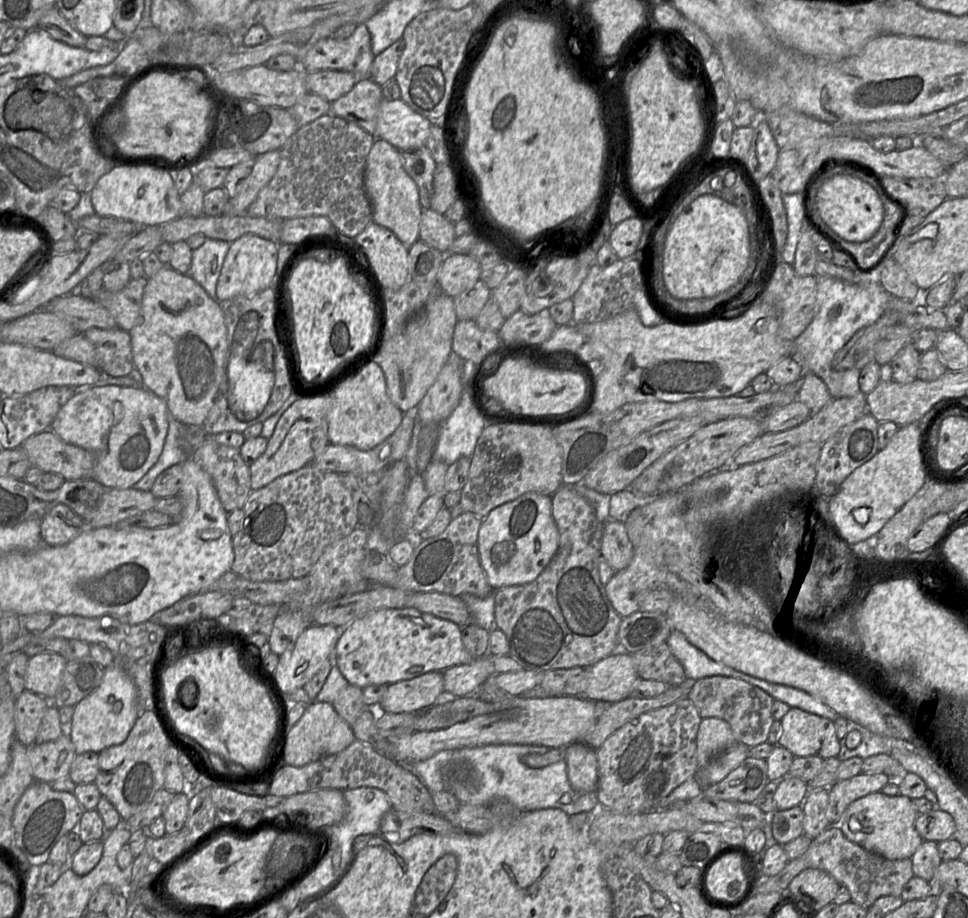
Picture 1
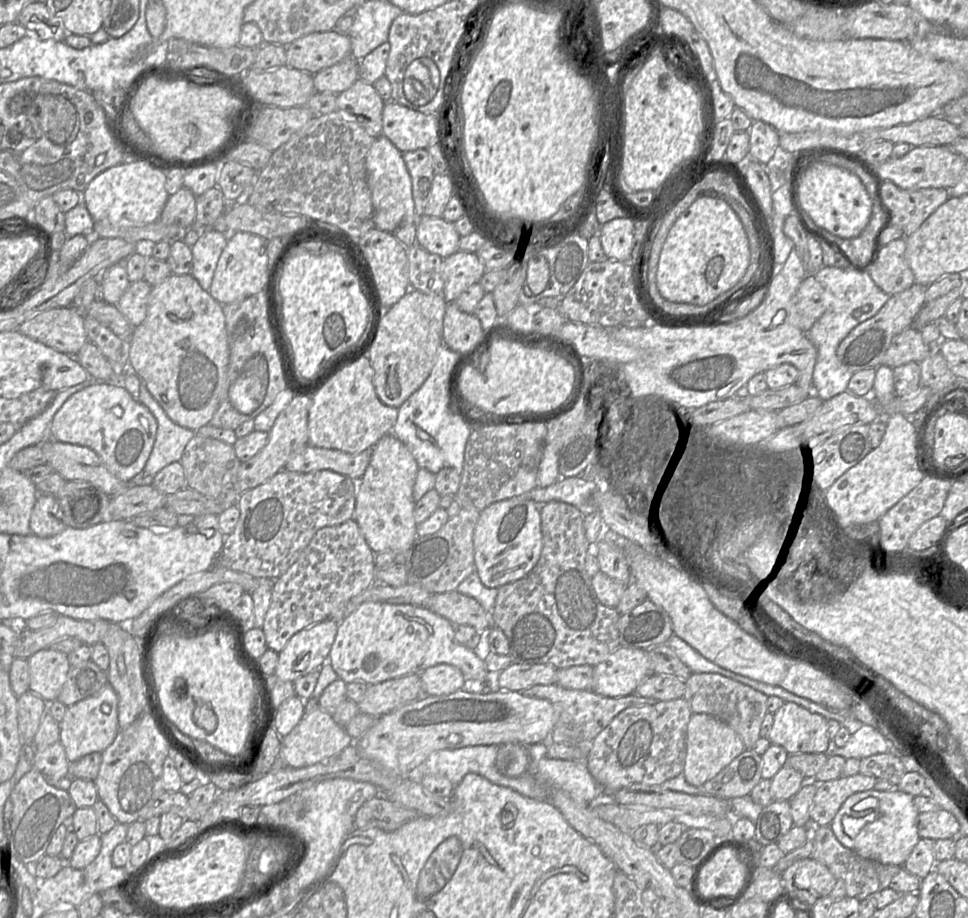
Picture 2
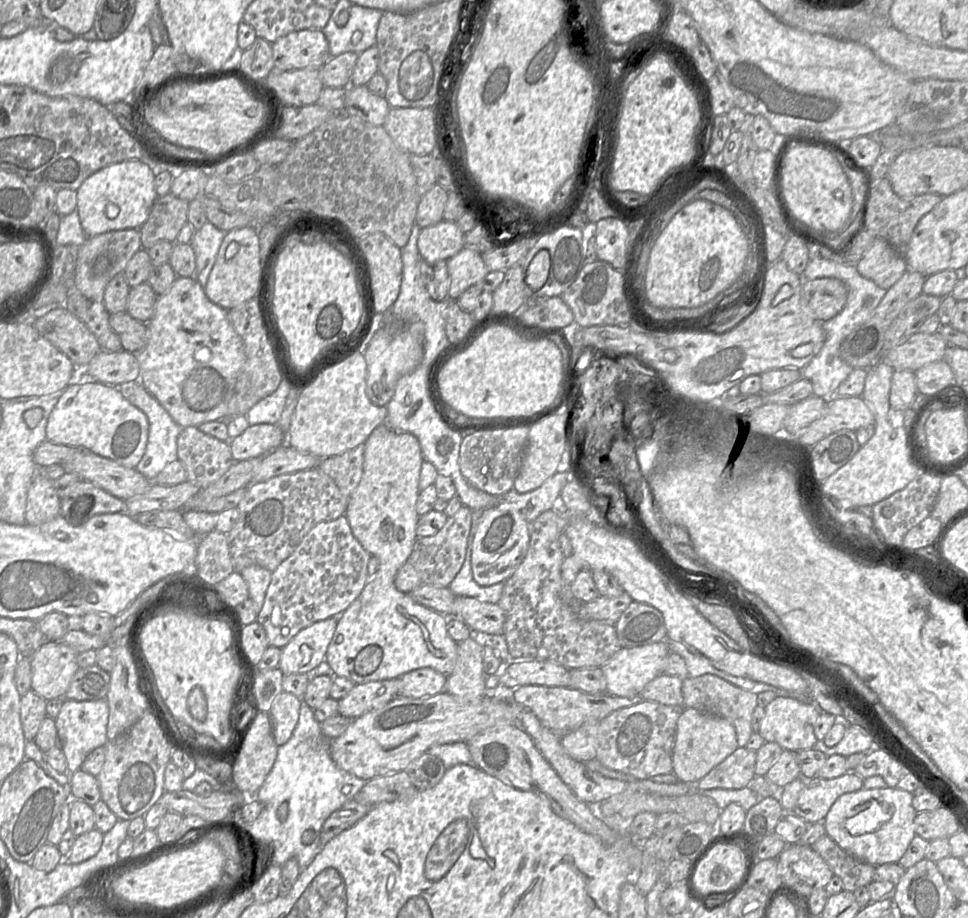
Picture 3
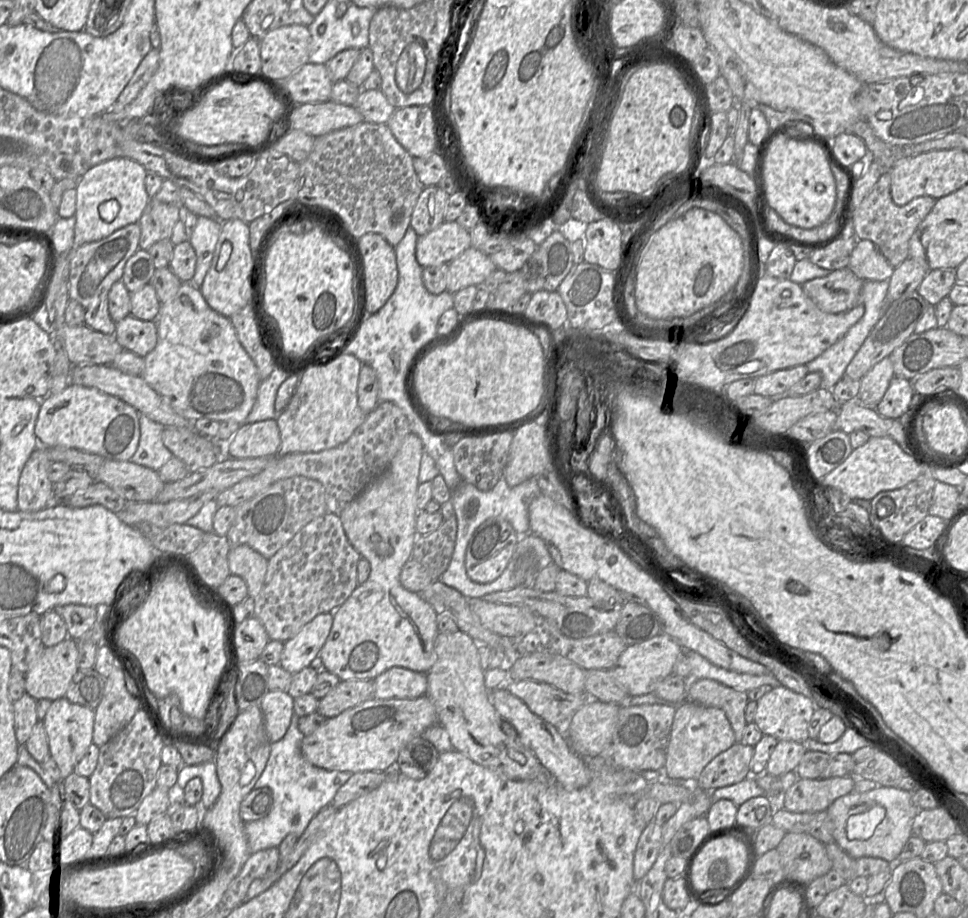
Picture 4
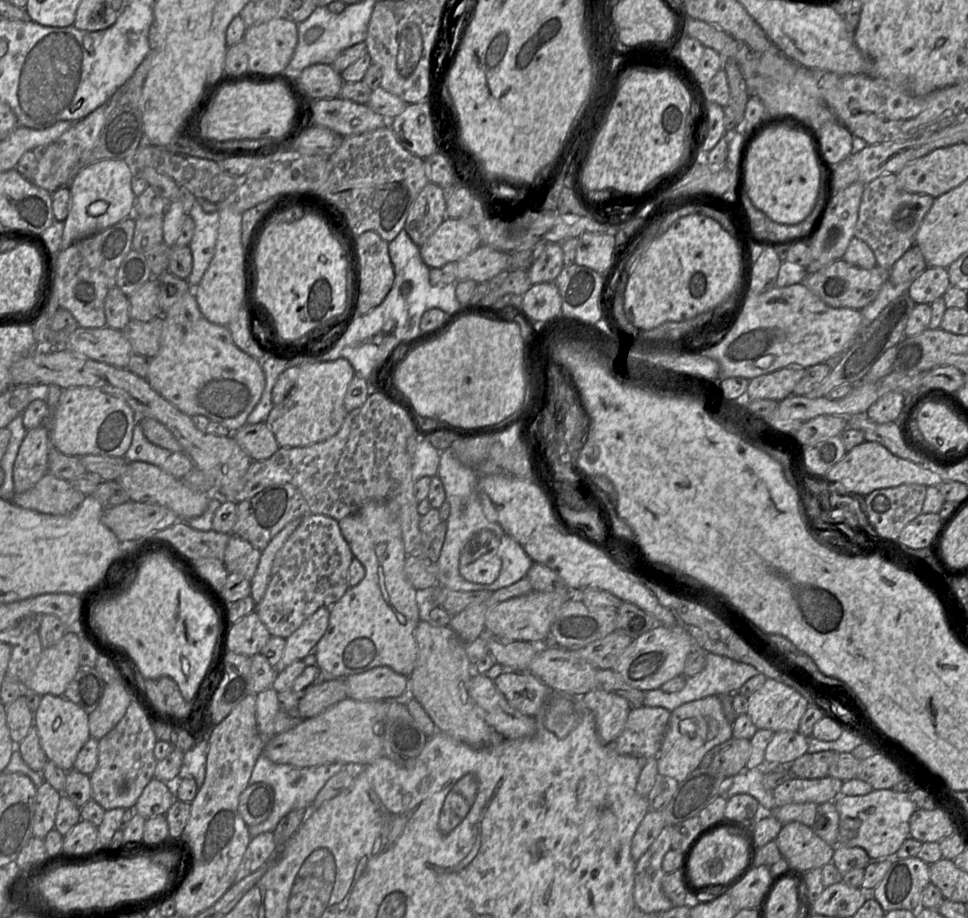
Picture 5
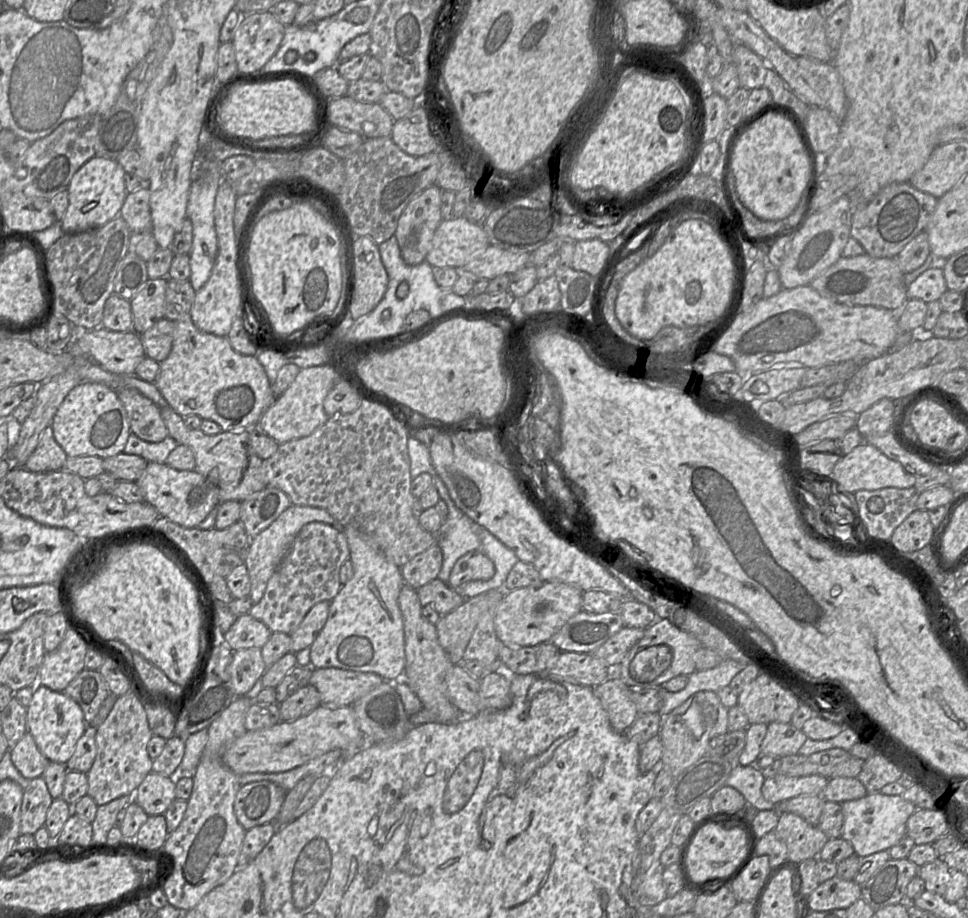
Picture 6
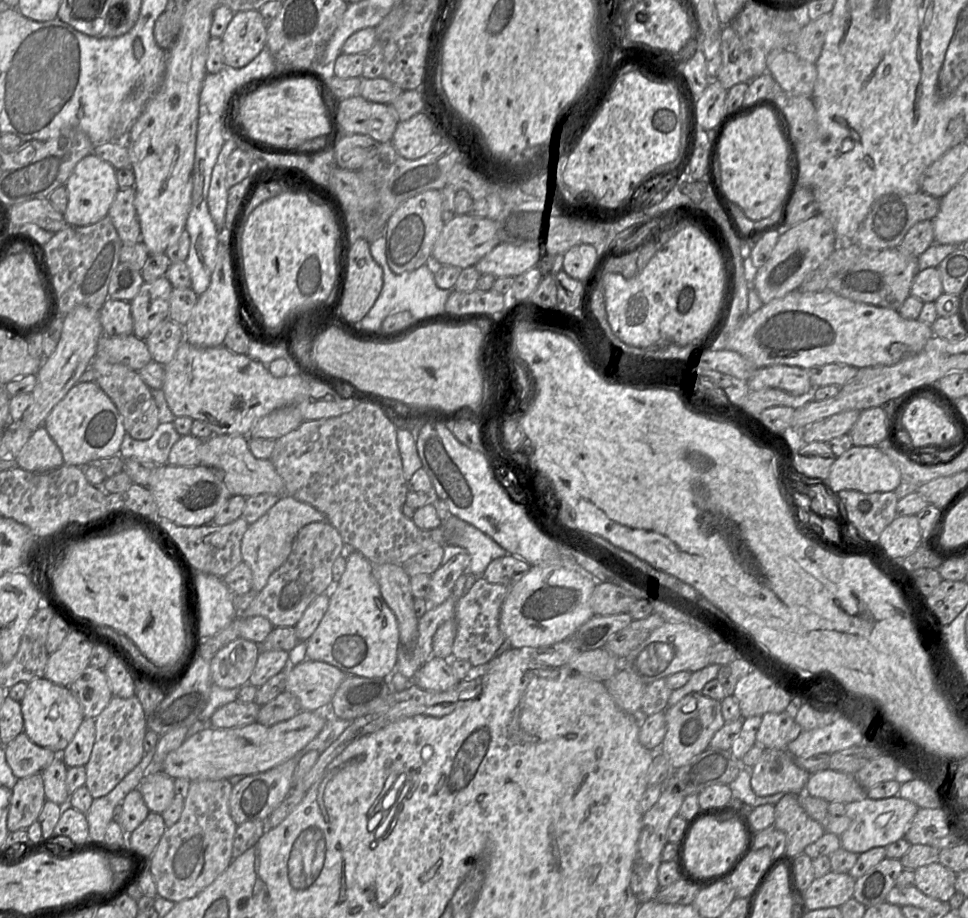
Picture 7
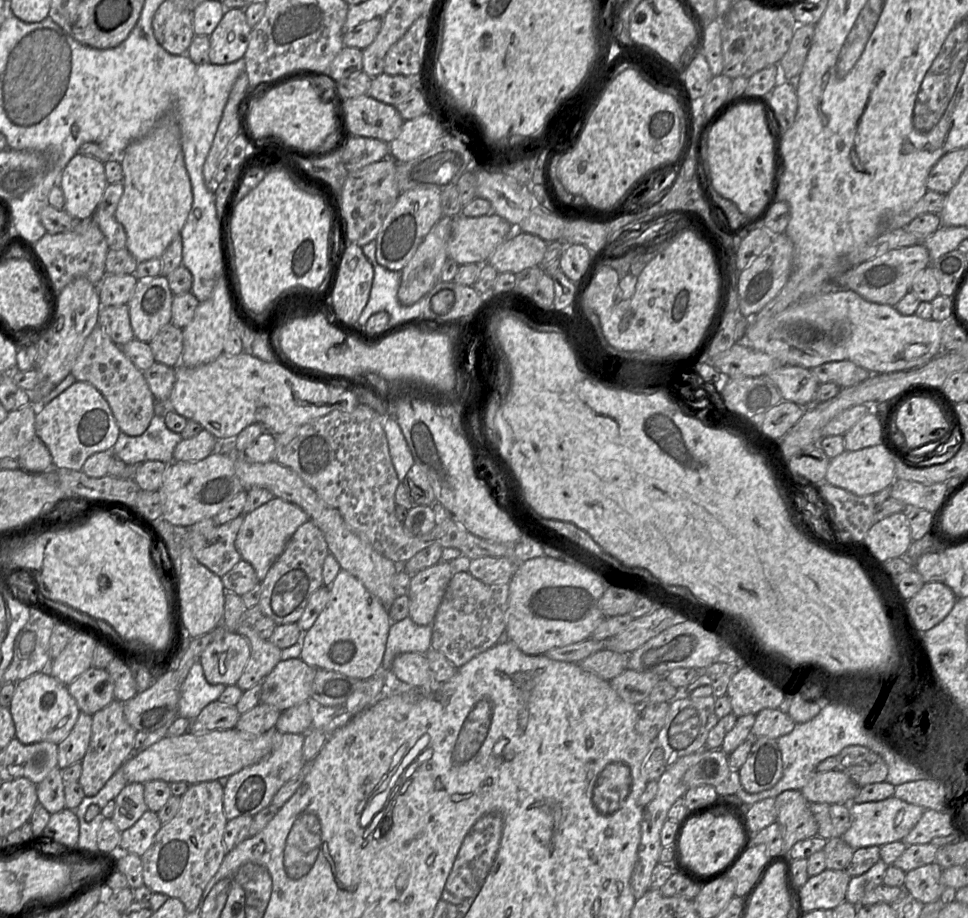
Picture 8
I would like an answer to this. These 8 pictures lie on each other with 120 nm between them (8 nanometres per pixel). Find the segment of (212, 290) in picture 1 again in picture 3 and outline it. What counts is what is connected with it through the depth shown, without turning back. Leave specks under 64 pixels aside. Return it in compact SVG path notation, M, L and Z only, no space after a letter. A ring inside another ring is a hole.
M207 221L191 238L190 245L196 258L194 277L203 288L226 233Z

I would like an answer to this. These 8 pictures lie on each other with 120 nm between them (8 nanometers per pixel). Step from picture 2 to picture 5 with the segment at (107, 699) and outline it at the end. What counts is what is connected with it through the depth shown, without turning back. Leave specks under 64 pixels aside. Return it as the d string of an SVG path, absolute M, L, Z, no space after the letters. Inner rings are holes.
M45 694L40 705L33 714L33 726L37 729L40 744L47 756L47 761L54 762L64 771L73 769L75 760L81 748L89 740L89 725L87 714L79 705L65 699L63 696Z

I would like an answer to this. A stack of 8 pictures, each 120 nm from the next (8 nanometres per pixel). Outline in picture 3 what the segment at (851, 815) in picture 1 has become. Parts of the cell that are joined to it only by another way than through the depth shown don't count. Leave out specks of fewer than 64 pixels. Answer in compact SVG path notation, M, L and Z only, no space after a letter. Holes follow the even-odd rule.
M898 787L860 789L839 796L823 820L825 834L855 859L879 866L898 863L915 837L914 793Z

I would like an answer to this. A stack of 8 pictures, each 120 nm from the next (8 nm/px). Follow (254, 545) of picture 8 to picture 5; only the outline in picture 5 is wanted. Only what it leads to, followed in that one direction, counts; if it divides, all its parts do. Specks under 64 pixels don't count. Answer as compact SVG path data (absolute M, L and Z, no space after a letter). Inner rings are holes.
M301 519L289 522L280 532L278 532L269 542L267 547L261 551L261 557L257 570L251 579L251 594L255 606L262 600L269 581L271 570L276 553L282 548L289 536L296 530L301 523Z

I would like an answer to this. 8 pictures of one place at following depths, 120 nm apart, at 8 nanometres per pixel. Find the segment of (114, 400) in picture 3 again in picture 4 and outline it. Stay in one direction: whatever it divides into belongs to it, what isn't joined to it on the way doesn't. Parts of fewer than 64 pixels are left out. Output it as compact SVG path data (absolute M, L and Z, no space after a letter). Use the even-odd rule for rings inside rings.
M70 384L62 392L41 399L34 430L43 447L74 448L106 459L128 461L139 443L139 413L121 399L96 388Z

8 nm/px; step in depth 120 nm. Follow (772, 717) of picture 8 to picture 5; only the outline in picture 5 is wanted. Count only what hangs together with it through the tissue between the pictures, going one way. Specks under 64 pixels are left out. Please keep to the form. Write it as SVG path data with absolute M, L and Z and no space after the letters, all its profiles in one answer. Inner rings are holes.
M778 731L766 747L764 760L771 763L791 764L804 755L808 748L808 737L798 731Z

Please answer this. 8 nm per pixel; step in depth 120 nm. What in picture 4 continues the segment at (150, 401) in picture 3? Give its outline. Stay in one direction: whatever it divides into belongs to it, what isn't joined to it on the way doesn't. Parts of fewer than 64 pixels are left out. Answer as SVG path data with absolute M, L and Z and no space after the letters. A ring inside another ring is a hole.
M139 413L140 438L137 450L130 461L159 471L173 454L162 441L164 426Z

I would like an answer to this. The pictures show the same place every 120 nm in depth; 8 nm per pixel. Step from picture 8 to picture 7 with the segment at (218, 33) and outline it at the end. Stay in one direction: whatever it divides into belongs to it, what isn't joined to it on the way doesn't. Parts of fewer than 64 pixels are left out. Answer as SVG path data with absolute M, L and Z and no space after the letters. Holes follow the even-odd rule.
M259 10L236 12L221 37L225 65L242 68L265 47L267 23Z

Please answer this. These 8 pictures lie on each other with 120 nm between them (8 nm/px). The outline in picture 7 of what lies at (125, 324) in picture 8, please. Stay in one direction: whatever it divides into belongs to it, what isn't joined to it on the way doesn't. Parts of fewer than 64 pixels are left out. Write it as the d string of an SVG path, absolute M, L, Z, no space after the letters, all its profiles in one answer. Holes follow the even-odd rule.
M108 298L99 311L99 319L106 336L128 336L133 333L130 302Z

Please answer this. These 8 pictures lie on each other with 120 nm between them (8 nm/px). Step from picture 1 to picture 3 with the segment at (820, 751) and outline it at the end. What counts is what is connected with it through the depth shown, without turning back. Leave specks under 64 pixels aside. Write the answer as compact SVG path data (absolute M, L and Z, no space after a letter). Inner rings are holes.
M777 696L764 712L758 733L766 742L775 742L792 752L814 747L817 742L814 726L819 711L811 702Z

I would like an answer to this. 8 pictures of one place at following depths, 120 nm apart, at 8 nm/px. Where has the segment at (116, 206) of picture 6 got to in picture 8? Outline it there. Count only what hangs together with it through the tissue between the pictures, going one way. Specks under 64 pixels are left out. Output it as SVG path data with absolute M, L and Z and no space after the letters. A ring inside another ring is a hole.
M77 153L63 169L58 185L64 194L64 210L73 218L92 218L109 184L104 164Z

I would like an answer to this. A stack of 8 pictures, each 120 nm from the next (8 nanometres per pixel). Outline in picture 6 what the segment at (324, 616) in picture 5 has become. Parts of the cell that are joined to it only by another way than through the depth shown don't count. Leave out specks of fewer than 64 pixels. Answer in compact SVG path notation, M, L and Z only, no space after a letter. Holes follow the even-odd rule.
M321 601L315 604L306 614L299 627L290 635L291 652L310 648L322 628L329 614L330 601Z

